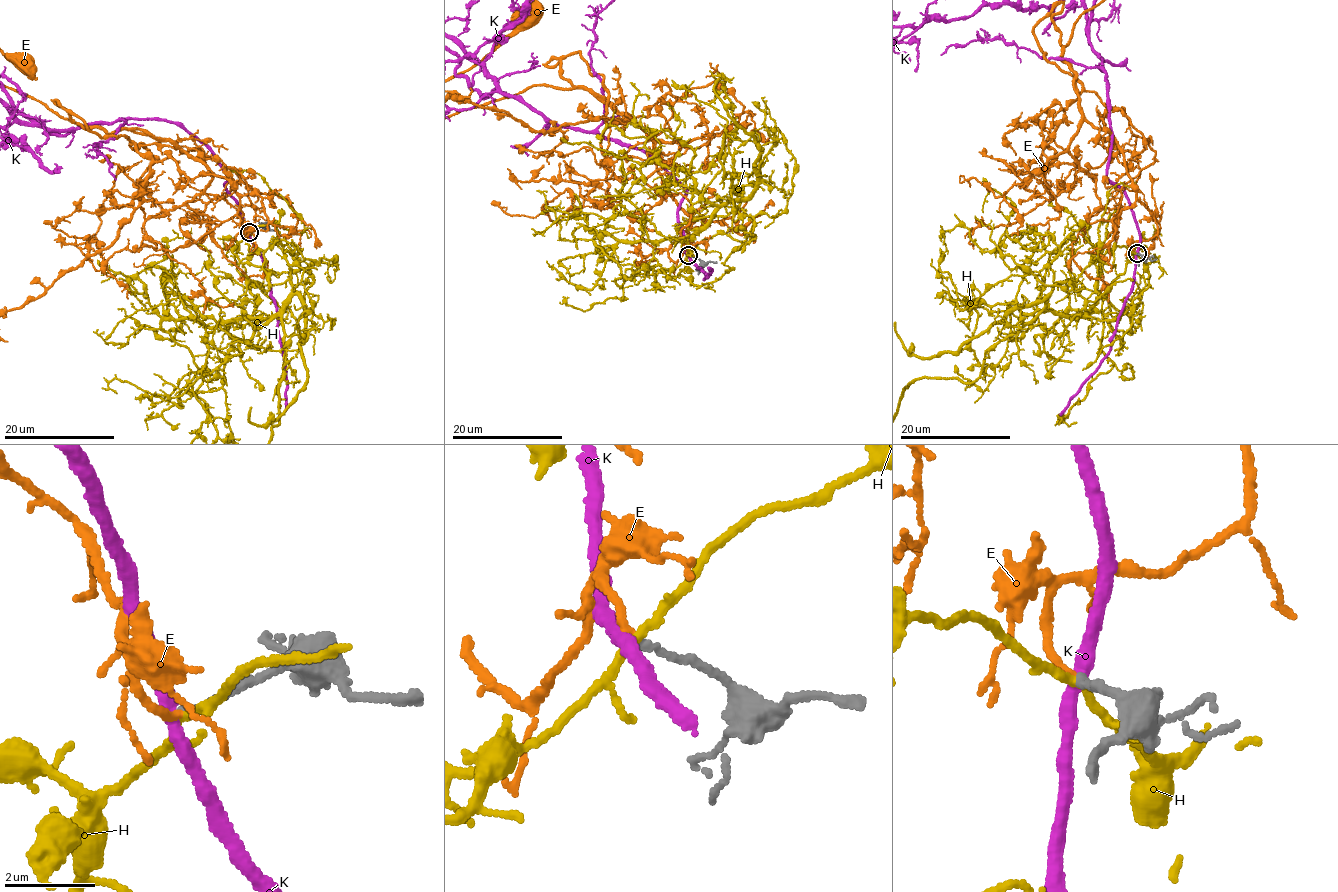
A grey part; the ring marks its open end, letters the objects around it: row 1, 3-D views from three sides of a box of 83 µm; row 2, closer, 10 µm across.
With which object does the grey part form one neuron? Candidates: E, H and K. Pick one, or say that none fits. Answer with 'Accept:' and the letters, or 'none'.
Accept: E

